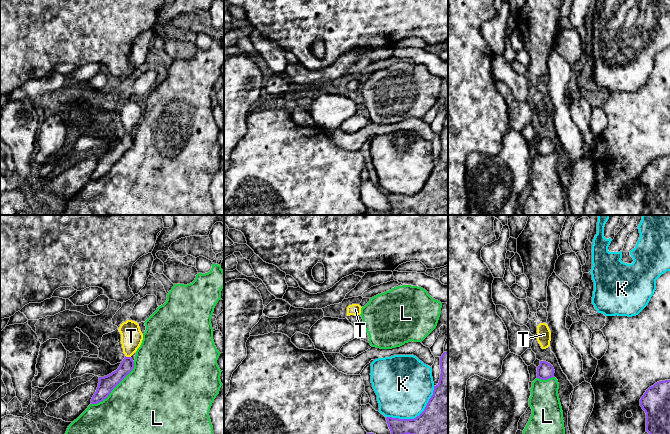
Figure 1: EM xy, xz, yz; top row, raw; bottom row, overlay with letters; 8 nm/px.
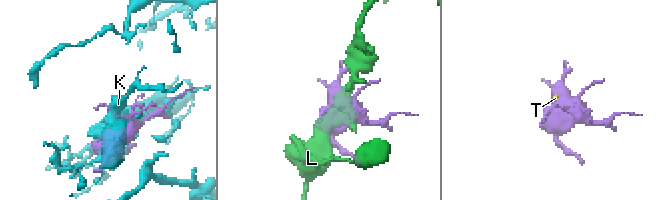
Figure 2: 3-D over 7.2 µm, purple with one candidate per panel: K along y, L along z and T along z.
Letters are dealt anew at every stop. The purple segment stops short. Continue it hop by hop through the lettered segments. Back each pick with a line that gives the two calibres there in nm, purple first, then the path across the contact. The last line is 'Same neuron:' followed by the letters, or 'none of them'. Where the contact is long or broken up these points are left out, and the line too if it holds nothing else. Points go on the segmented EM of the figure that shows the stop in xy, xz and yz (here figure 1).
T: 120/180 nm | across xy (110, 381), (127, 365), (128, 357), (131, 336)
Same neuron: T

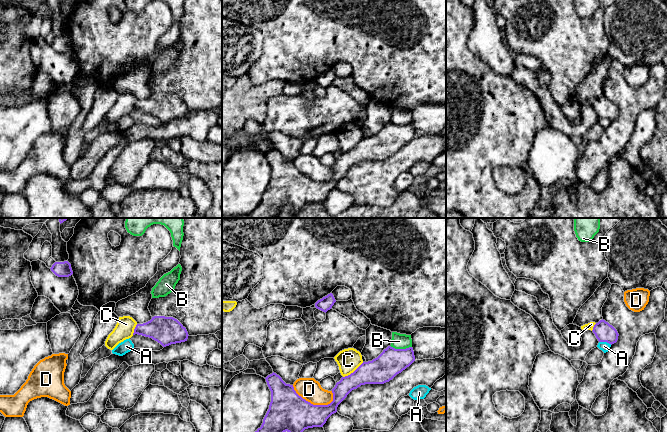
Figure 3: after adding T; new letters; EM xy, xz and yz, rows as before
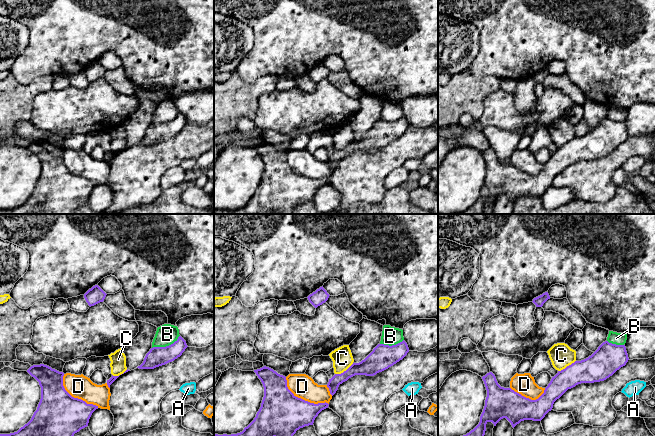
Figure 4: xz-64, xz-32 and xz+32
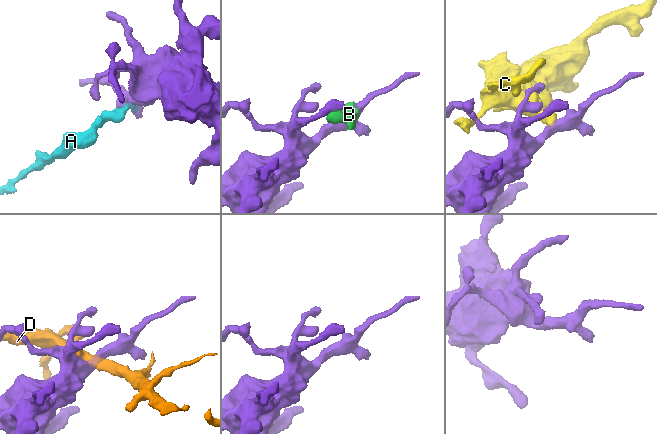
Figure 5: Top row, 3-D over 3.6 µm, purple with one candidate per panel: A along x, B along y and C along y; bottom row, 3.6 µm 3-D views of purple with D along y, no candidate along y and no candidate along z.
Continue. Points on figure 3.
Same neuron: none of them

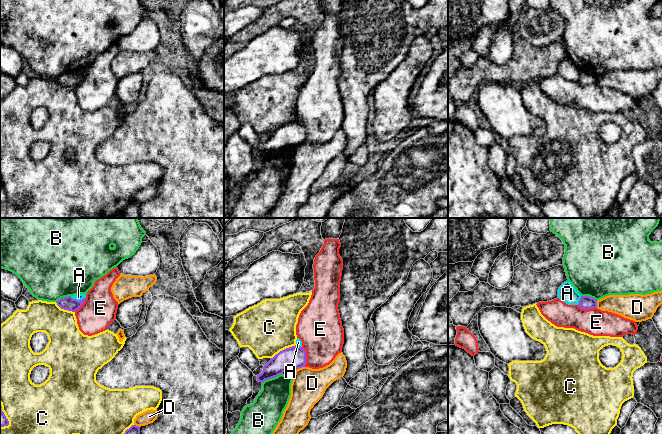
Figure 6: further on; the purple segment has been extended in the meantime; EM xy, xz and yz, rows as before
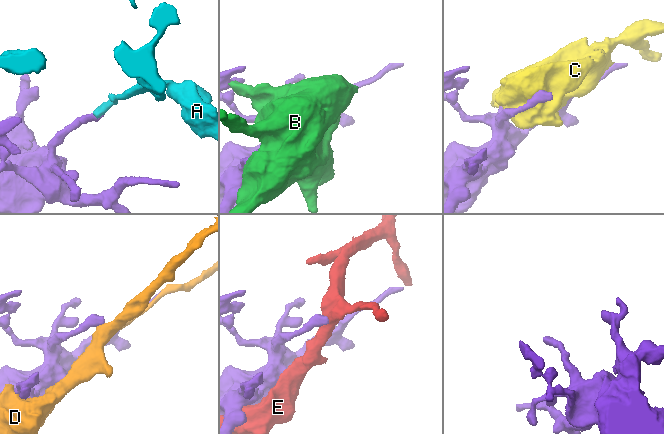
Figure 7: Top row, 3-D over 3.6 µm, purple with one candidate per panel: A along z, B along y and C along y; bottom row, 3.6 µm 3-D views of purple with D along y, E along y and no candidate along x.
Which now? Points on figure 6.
Same neuron: none of them

